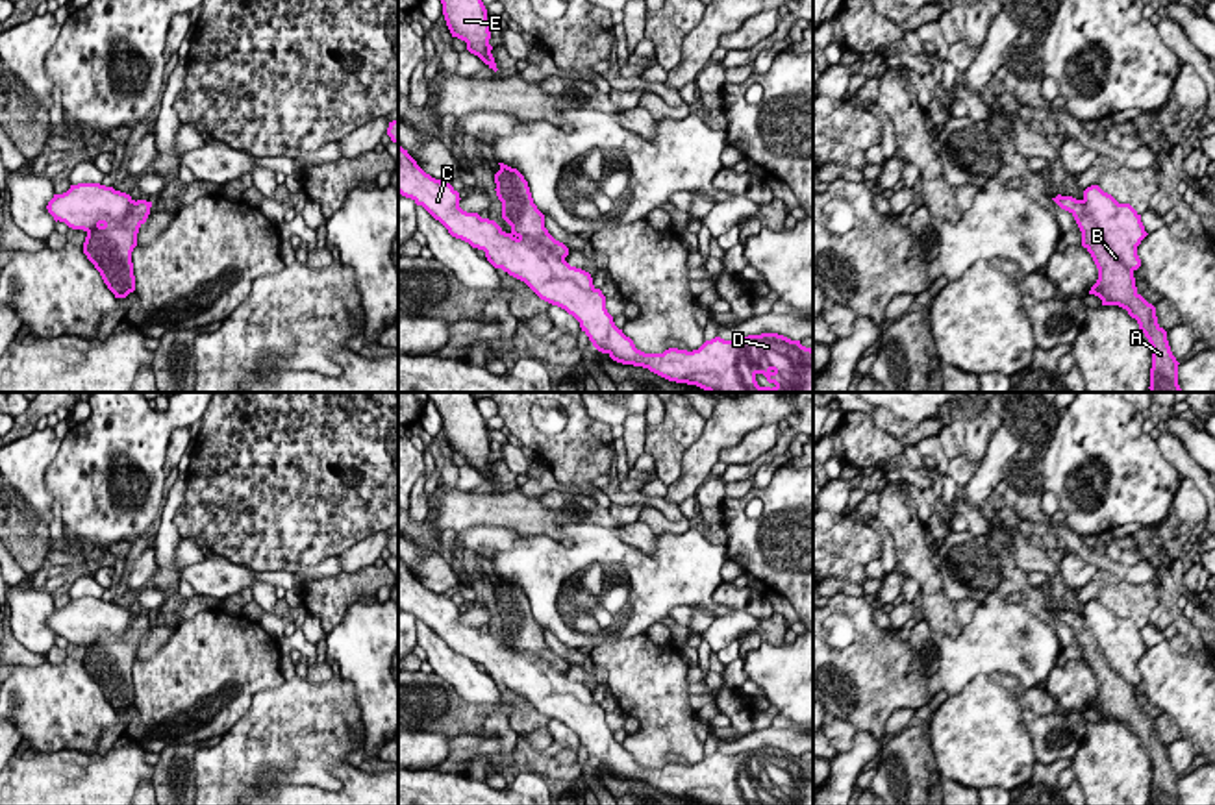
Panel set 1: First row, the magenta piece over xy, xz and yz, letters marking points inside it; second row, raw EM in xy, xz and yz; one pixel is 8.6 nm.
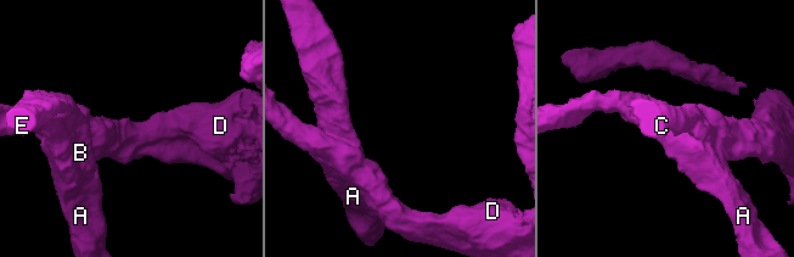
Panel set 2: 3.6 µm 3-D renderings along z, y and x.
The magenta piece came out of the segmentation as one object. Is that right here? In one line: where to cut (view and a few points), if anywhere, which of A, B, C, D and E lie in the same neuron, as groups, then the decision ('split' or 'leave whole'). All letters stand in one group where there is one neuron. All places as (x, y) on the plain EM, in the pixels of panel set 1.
cut yz (1088, 631), (1106, 661), (1132, 685); groups A B E / C D; split

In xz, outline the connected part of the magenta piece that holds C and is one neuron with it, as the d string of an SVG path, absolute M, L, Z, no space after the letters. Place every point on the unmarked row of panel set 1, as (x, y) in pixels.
M398 557L398 607L422 620L452 651L483 664L495 683L524 696L541 714L565 724L593 761L613 775L648 783L704 805L813 805L813 764L778 748L737 755L715 751L698 764L645 768L606 724L589 687L570 681L554 663L517 653L495 635L459 622L459 607L426 588Z

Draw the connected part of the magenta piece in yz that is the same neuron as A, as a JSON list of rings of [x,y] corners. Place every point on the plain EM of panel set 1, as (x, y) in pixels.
[[[1087,633],[1082,644],[1082,661],[1091,668],[1096,683],[1098,694],[1091,701],[1089,709],[1095,709],[1102,714],[1102,720],[1119,720],[1128,725],[1132,733],[1137,735],[1141,748],[1148,753],[1152,761],[1152,783],[1150,783],[1150,805],[1182,805],[1178,799],[1178,775],[1171,766],[1167,746],[1158,738],[1156,722],[1148,718],[1135,701],[1134,685],[1128,683],[1121,674],[1113,670],[1108,663],[1104,651],[1095,642],[1093,635]]]

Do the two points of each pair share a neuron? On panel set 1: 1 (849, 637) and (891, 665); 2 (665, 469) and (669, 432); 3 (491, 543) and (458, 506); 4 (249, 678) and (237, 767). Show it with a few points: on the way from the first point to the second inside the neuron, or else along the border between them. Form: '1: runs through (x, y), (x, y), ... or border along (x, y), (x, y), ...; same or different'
1: runs through (860, 648), (880, 665); same
2: runs through (667, 459), (667, 441); same
3: border along (458, 530), (504, 526), (519, 535); different
4: border along (276, 687), (260, 691), (223, 737); different

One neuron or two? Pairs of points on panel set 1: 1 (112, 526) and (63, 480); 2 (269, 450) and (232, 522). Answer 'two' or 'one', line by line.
1: one
2: one

